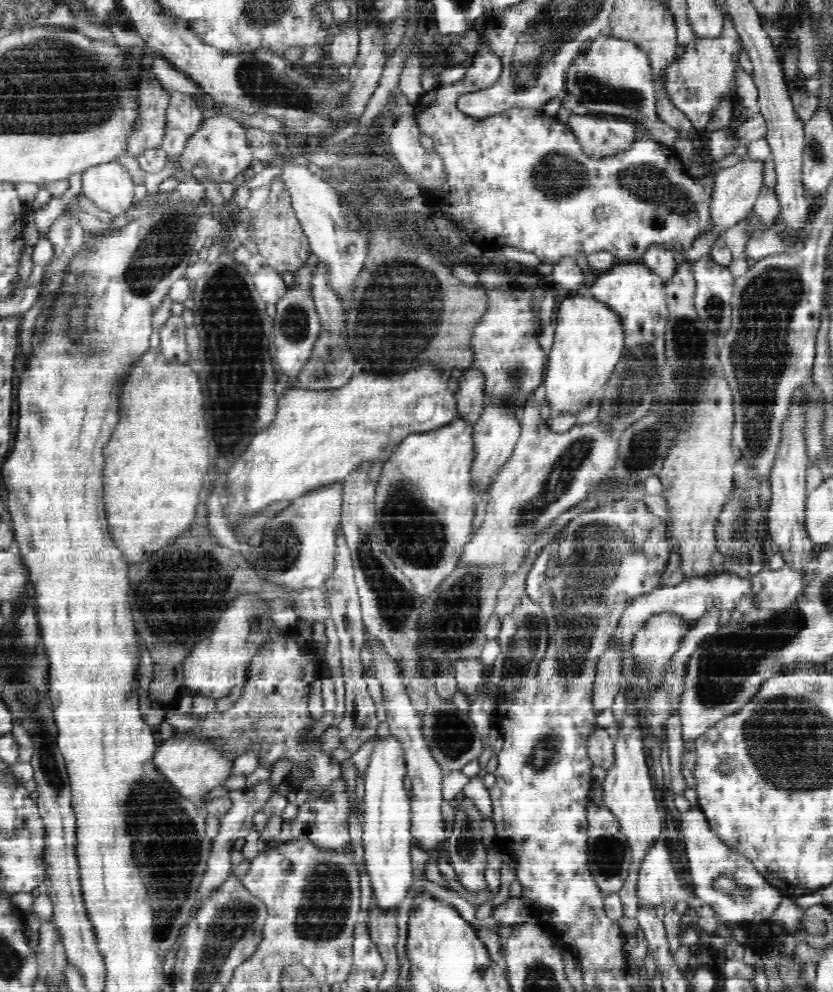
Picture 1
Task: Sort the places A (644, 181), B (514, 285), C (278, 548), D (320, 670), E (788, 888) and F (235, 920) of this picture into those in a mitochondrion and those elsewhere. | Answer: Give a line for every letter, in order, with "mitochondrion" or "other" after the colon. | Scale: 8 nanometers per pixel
A: mitochondrion
B: other
C: mitochondrion
D: other
E: other
F: mitochondrion

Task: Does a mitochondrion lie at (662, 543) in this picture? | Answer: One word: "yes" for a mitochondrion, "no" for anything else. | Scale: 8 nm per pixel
no

